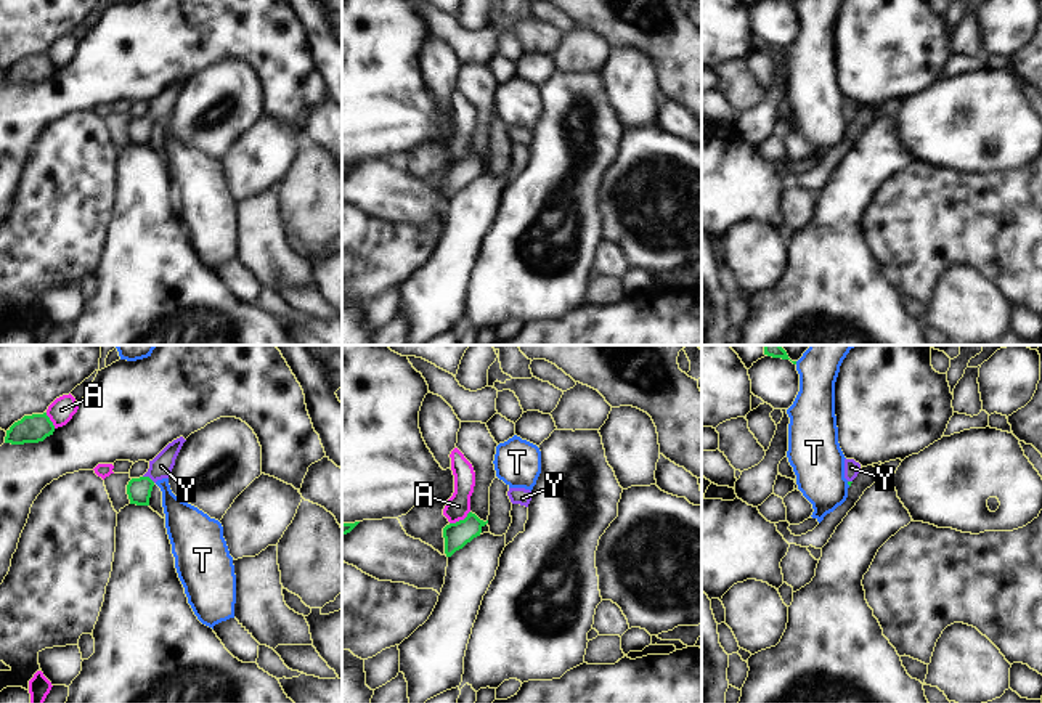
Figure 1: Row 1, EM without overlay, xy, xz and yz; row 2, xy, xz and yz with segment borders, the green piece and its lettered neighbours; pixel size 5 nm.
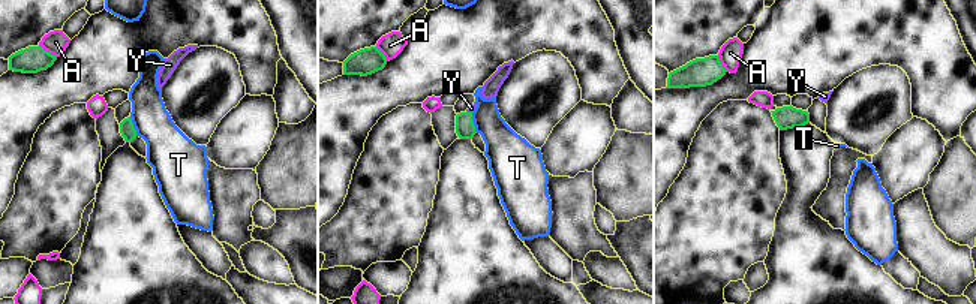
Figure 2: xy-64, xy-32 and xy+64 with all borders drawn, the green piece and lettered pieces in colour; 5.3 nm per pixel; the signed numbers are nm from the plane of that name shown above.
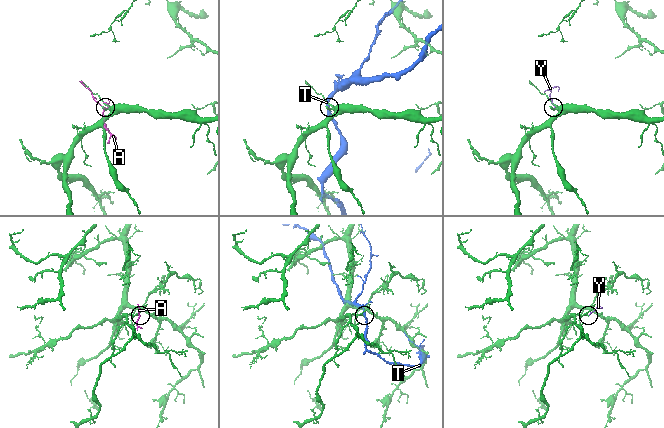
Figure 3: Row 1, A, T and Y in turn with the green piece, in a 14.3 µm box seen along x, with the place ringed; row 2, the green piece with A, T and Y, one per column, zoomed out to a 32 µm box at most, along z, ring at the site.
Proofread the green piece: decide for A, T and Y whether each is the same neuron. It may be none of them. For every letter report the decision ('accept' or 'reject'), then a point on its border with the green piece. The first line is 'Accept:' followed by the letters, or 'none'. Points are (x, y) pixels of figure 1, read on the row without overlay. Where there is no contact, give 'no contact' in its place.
Accept: Y
A: reject; meets green in xz at (459, 161)
T: reject; meets green in yz at (848, 124)
Y: accept; meets green in xy at (148, 117)

